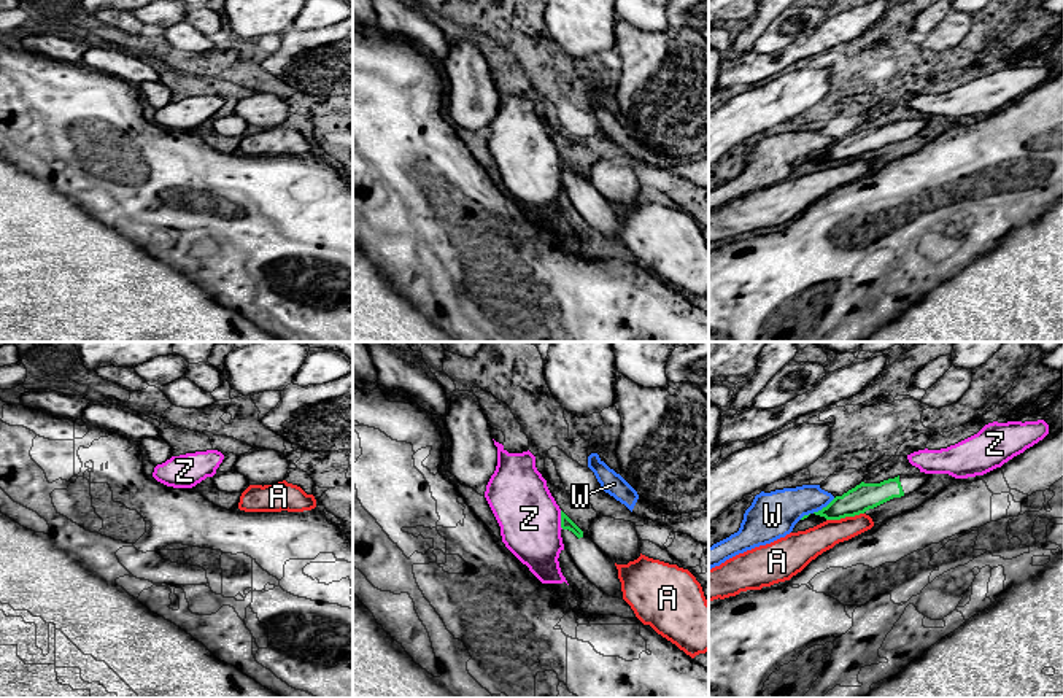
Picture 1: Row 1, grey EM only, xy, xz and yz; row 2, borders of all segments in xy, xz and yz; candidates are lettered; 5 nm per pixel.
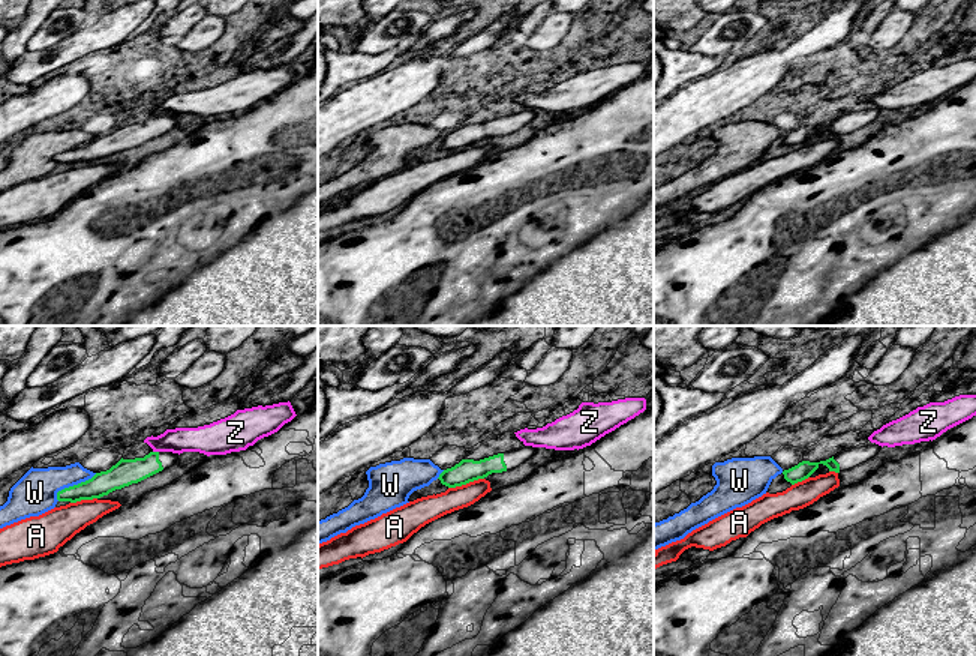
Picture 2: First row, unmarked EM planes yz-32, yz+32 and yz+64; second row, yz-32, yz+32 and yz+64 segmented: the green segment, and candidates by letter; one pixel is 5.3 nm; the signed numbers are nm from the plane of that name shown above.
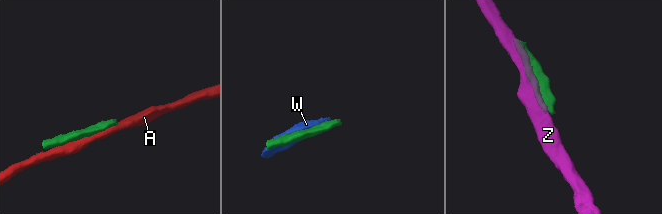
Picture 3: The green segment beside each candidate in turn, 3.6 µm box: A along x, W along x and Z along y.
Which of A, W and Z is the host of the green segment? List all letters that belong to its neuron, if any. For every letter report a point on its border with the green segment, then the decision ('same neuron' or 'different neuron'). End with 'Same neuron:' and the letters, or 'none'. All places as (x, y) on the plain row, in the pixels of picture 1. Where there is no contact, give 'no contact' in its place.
A: contact yz (844, 161); different neuron
W: contact yz (823, 151); different neuron
Z: contact xz (561, 164); different neuron
Same neuron: none

